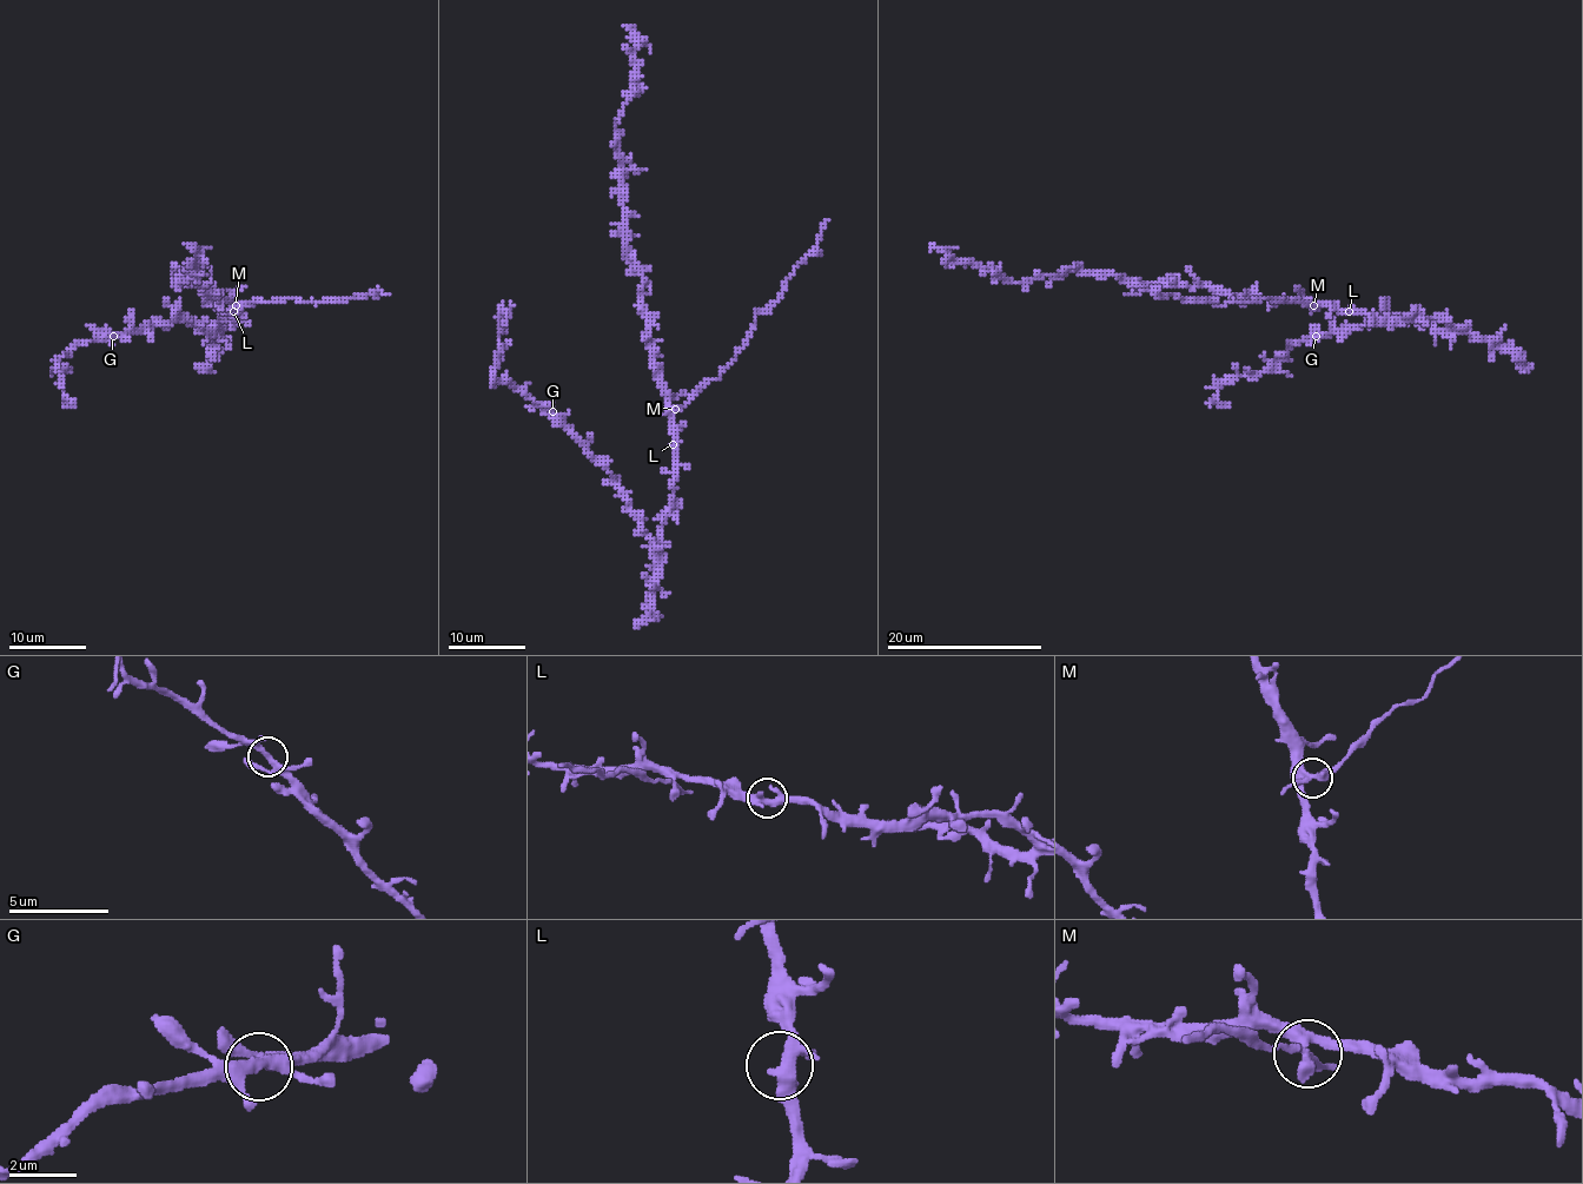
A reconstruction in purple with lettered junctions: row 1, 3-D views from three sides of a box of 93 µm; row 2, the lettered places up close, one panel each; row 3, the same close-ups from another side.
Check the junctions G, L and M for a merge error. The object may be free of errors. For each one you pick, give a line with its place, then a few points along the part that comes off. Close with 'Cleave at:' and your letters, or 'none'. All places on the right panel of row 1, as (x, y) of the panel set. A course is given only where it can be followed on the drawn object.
M: place (1313, 305); course (1313, 305), (1264, 297), (1219, 305), (1148, 291), (1124, 296)
Cleave at: M

